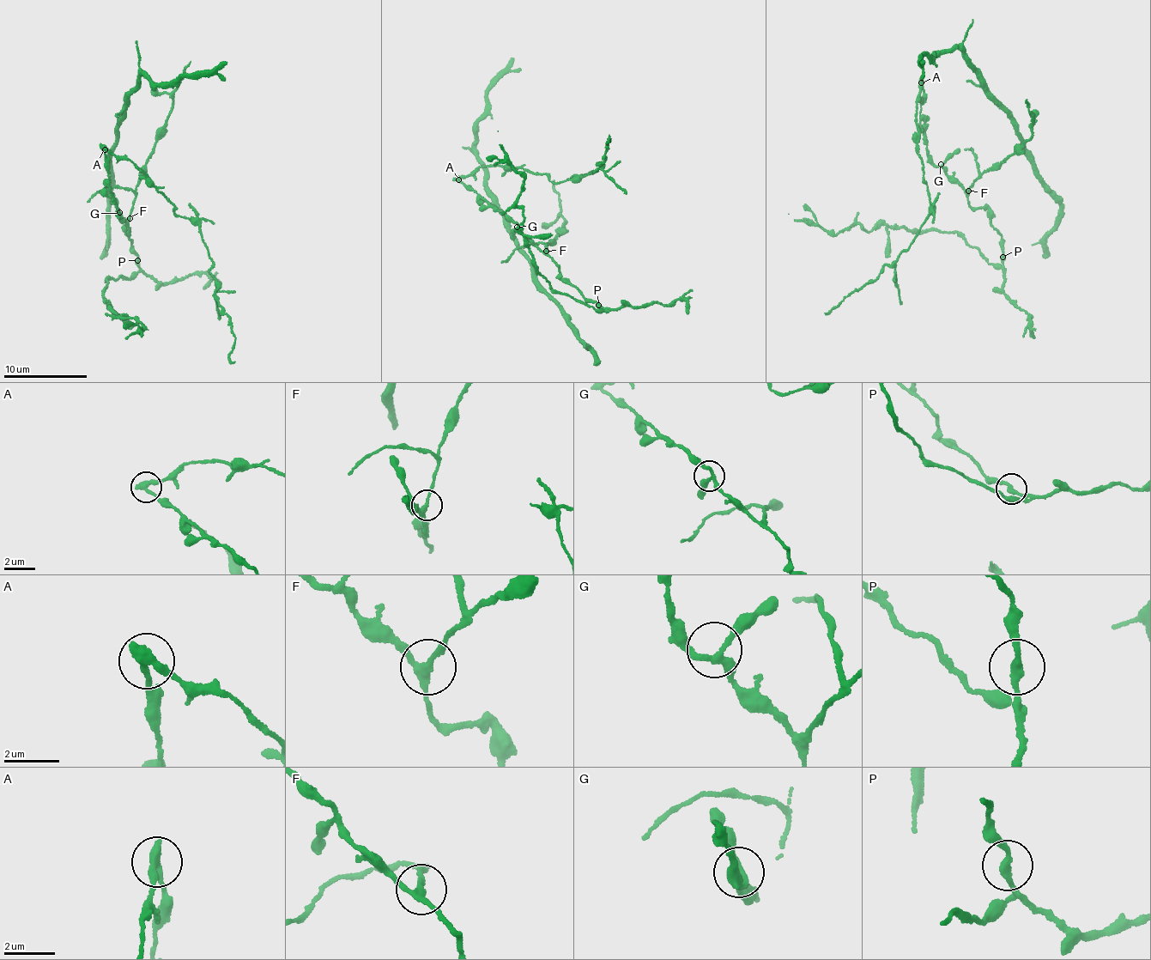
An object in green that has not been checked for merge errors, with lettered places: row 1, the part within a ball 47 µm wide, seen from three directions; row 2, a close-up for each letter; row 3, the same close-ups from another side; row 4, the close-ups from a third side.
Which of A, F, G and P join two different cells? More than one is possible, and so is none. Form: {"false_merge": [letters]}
{"false_merge": ["A", "F"]}

